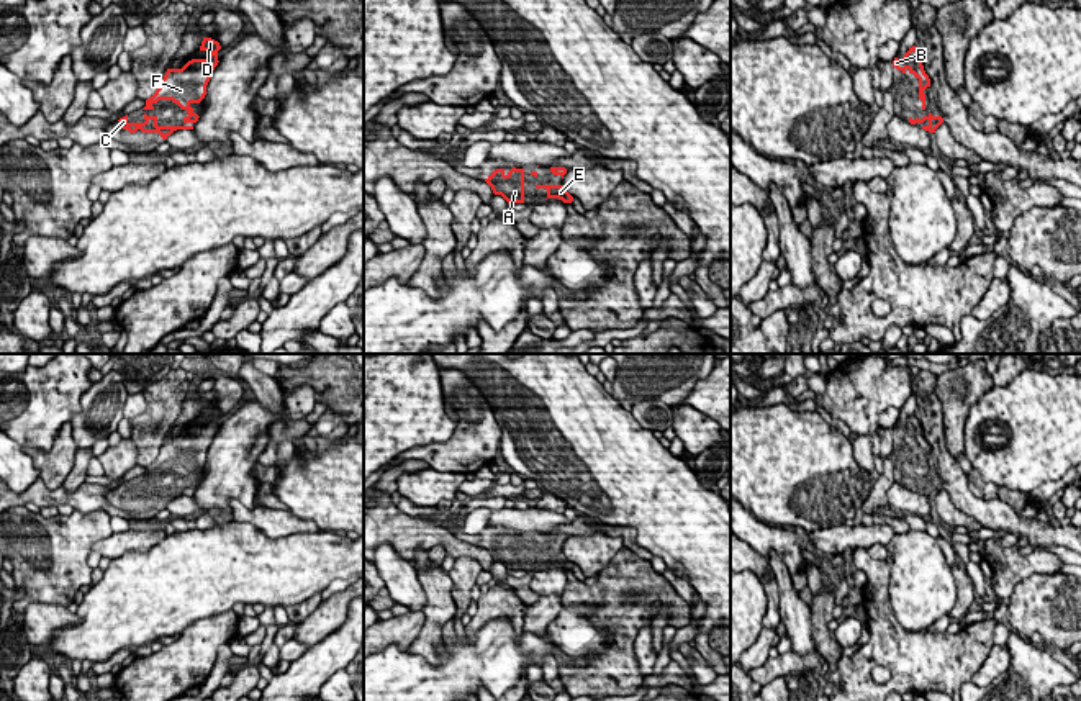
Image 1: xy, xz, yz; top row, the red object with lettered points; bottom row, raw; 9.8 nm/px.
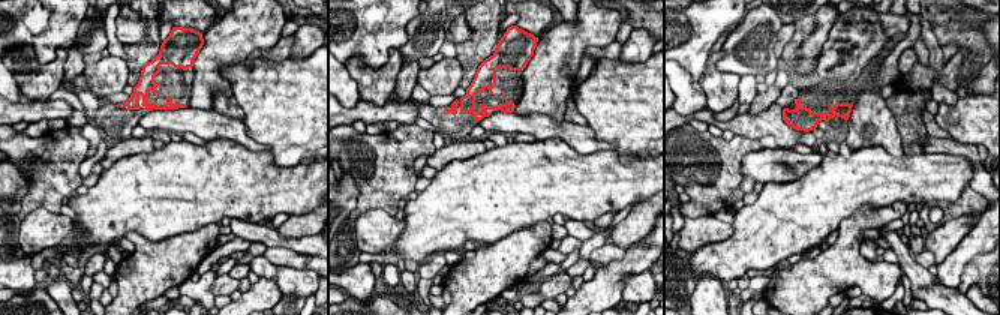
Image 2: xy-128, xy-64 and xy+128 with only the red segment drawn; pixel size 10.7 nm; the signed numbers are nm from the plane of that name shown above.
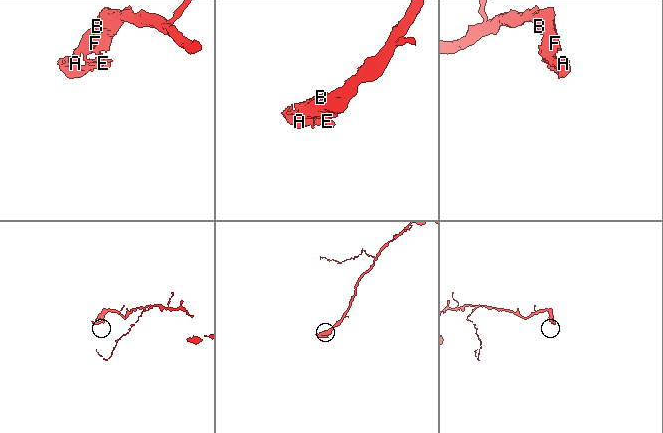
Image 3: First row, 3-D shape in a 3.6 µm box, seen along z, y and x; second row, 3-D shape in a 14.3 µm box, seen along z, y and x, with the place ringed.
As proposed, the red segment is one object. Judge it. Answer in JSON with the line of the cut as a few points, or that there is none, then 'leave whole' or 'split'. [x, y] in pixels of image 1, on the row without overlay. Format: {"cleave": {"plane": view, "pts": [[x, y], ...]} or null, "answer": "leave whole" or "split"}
{"cleave": null, "answer": "leave whole"}

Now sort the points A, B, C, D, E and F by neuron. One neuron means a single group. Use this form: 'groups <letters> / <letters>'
groups A B C D E F

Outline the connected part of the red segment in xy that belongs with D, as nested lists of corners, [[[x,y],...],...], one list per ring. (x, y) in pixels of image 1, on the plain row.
[[[203,405],[200,418],[210,418],[206,426],[192,426],[182,436],[167,436],[164,445],[159,450],[156,460],[146,467],[146,477],[154,477],[154,470],[159,467],[172,467],[188,482],[183,485],[183,493],[159,493],[157,483],[147,483],[144,480],[144,490],[129,490],[128,482],[120,485],[118,491],[129,500],[141,496],[142,500],[159,500],[162,506],[167,506],[177,496],[193,496],[193,490],[198,488],[198,482],[190,473],[200,470],[206,462],[206,452],[211,445],[215,434],[218,432],[219,409],[211,405]]]

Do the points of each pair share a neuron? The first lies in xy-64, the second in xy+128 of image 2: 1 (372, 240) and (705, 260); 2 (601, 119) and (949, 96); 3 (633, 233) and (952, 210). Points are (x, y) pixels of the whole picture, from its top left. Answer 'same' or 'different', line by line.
1: different
2: different
3: different

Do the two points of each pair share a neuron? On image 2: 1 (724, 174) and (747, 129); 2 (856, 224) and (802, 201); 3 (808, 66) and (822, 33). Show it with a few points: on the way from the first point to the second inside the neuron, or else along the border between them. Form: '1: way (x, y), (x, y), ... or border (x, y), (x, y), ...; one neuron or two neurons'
1: border (735, 134), (757, 140); two neurons
2: border (877, 207), (862, 206), (837, 228); two neurons
3: way (808, 59), (808, 53), (816, 41); one neuron

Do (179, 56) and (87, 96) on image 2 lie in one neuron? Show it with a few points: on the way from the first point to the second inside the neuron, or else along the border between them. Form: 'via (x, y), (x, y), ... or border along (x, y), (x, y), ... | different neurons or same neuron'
border along (101, 107), (92, 120) | different neurons

